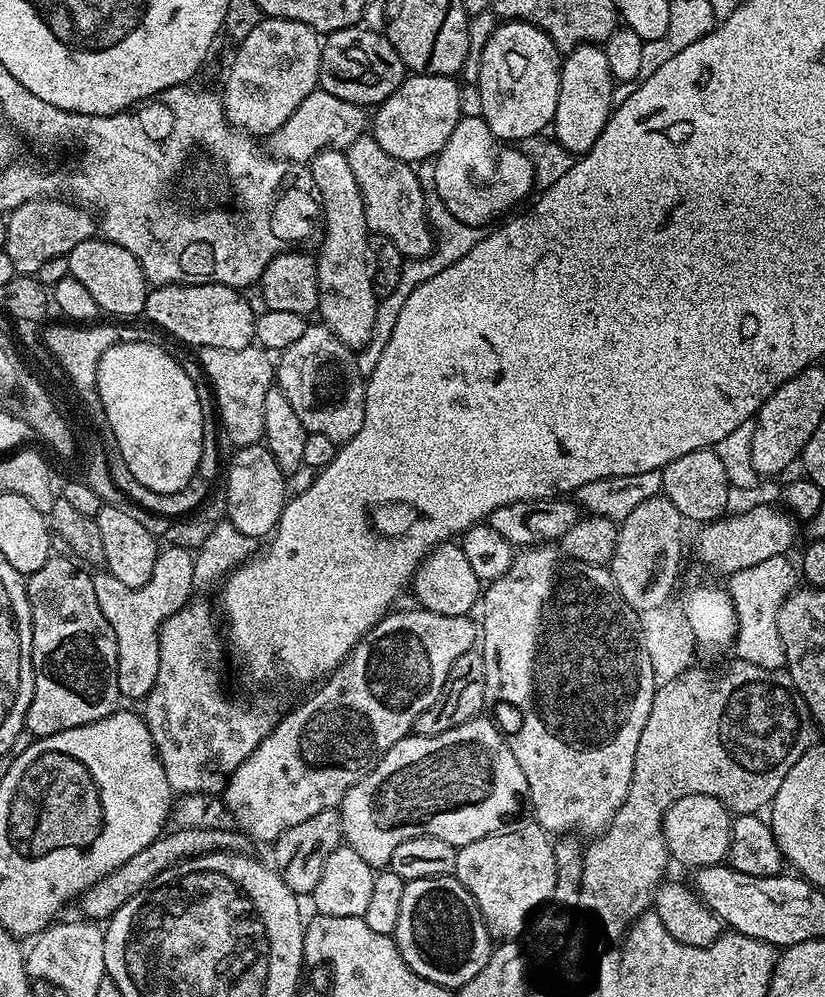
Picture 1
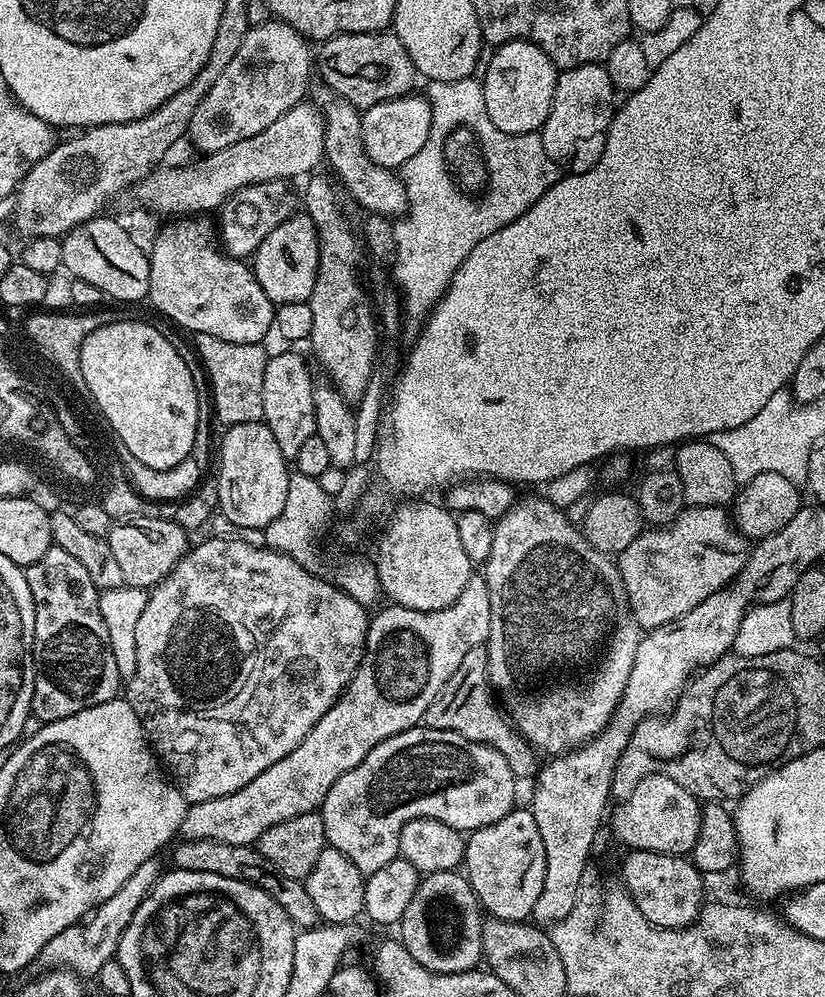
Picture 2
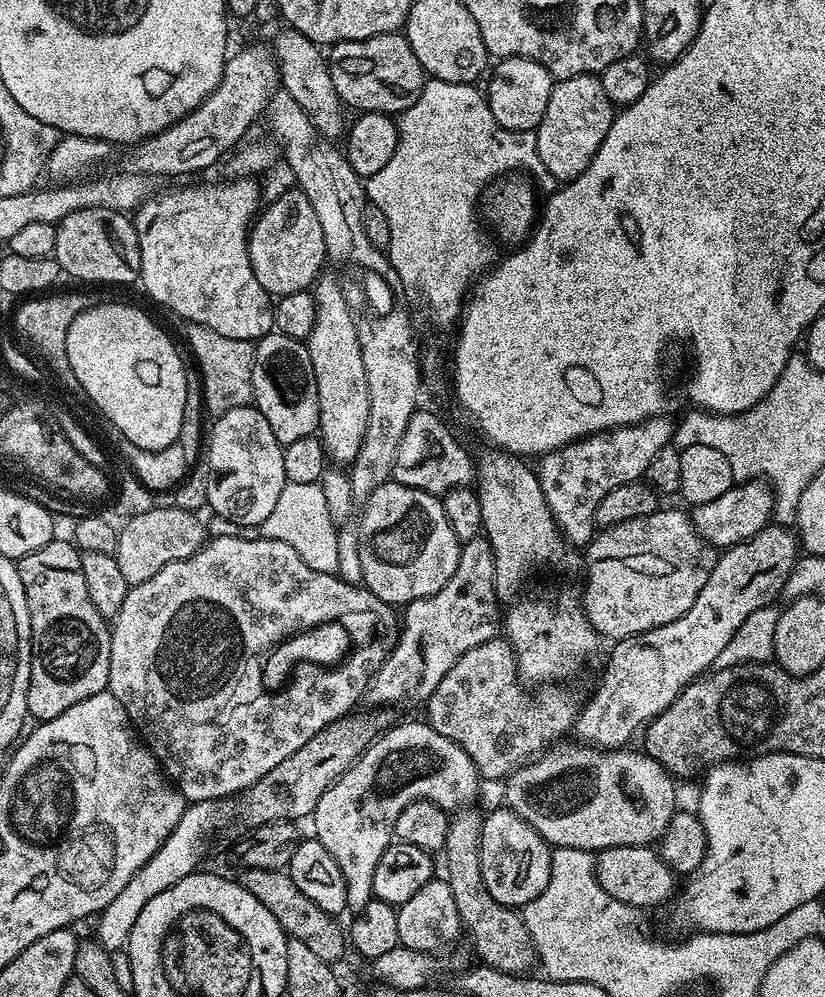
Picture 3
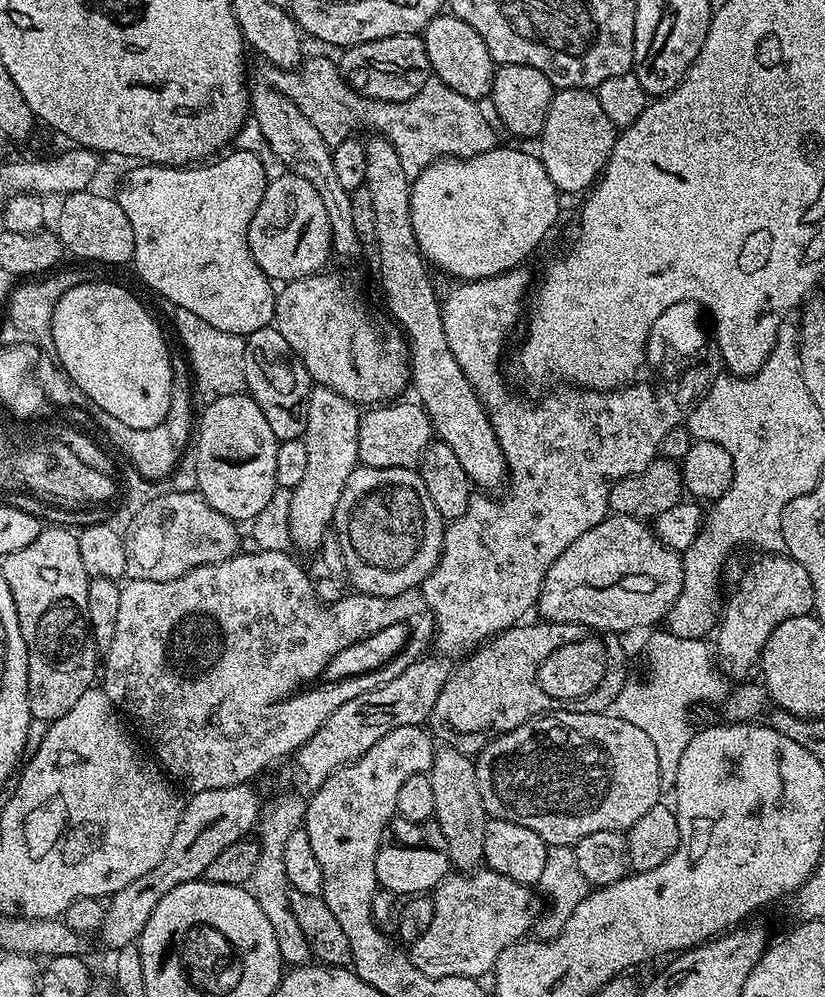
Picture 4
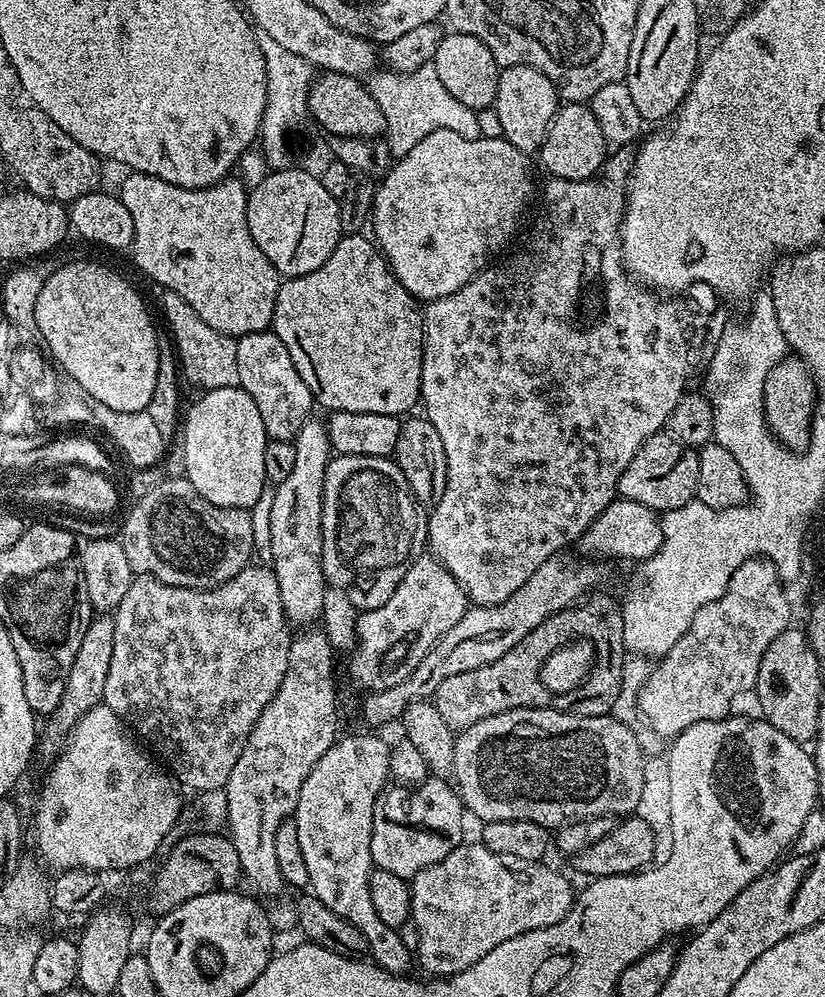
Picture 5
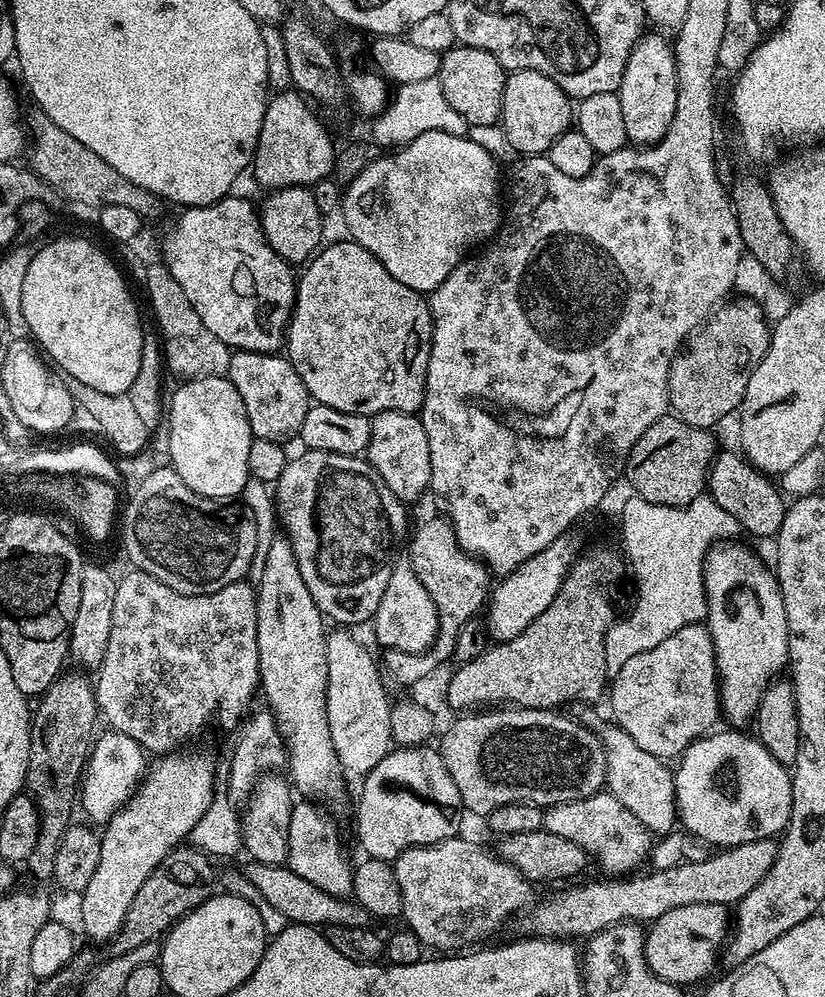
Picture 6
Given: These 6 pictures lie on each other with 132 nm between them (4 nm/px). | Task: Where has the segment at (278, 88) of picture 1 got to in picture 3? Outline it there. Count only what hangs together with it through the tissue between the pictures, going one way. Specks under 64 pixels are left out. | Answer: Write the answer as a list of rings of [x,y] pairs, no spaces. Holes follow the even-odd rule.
[[[252,44],[242,49],[237,56],[236,53],[229,55],[224,61],[224,73],[216,89],[177,124],[135,145],[122,164],[123,171],[155,178],[188,176],[191,172],[210,167],[219,156],[227,157],[241,143],[239,140],[251,130],[252,123],[265,115],[265,108],[278,91],[280,83],[280,69],[271,47]]]

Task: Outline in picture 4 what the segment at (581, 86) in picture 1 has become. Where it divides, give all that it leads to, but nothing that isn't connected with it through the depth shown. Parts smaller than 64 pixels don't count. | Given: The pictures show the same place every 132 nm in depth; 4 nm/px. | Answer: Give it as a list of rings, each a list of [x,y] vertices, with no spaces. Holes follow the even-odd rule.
[[[586,88],[553,91],[546,126],[538,137],[538,155],[542,166],[546,166],[546,174],[550,174],[550,182],[554,182],[561,194],[587,193],[607,166],[617,135],[618,129],[612,125],[610,118],[606,118],[595,91]]]

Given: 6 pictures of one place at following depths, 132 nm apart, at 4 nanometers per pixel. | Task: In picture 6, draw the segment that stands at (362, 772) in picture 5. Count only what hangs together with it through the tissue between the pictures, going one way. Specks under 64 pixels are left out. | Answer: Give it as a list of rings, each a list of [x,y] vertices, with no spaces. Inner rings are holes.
[[[316,802],[293,803],[288,827],[288,863],[286,865],[294,874],[306,878],[318,890],[326,890],[326,894],[352,896],[353,861],[348,861],[344,853],[344,844],[340,841],[340,832],[336,824],[319,808]]]

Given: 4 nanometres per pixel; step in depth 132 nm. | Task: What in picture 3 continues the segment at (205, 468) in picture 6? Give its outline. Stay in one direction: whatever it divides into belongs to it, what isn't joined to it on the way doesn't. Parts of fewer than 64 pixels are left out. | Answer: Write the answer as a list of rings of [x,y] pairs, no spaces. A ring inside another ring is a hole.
[[[254,406],[219,413],[215,420],[212,433],[206,436],[207,507],[213,508],[222,519],[244,528],[263,525],[286,483],[283,447],[274,438],[270,422]]]

